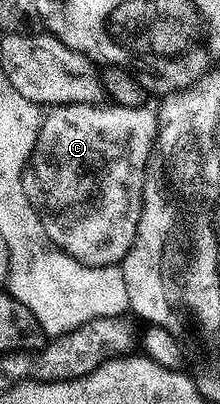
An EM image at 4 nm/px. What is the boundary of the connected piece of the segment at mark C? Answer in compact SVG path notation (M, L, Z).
M91 103L89 105L56 105L45 110L42 126L36 135L36 143L32 147L32 155L26 163L22 175L24 183L24 195L32 203L32 207L38 213L42 221L44 231L52 239L52 243L59 245L68 255L72 255L80 263L85 265L118 265L128 255L132 243L136 239L136 231L142 215L142 196L144 195L144 183L146 182L146 165L150 162L150 155L154 152L154 146L158 143L158 127L160 117L150 107L120 107L113 103Z

